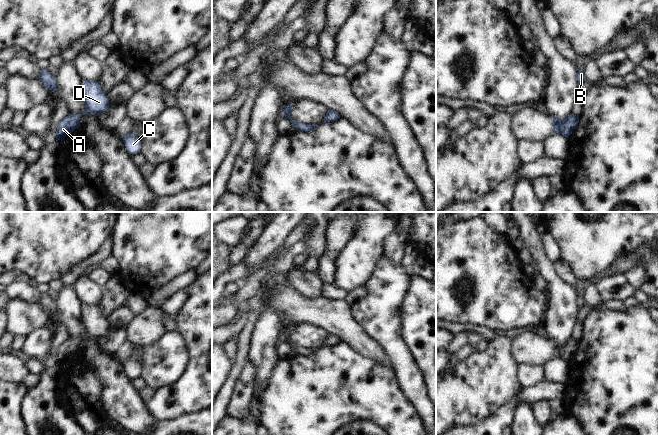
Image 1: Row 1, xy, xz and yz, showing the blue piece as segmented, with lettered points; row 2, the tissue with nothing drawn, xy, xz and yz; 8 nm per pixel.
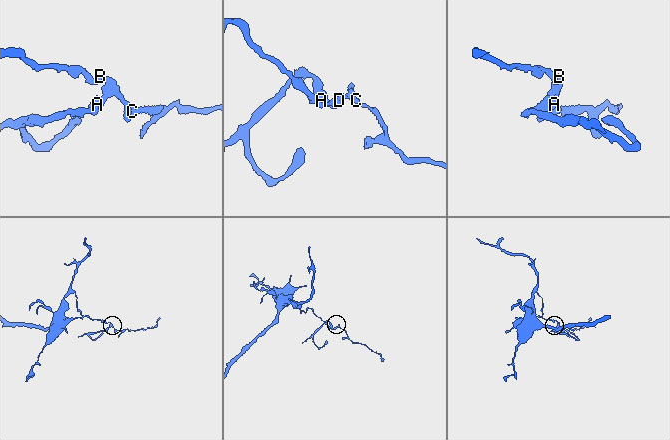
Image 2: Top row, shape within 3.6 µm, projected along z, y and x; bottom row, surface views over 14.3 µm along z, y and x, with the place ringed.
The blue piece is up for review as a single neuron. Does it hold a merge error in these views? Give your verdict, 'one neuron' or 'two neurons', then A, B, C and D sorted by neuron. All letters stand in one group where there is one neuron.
one neuron; groups A B C D

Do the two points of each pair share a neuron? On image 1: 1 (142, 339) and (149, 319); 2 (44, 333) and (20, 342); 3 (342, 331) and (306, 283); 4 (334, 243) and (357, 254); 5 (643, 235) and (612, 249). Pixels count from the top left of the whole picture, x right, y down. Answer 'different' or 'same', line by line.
1: same
2: different
3: different
4: different
5: same

